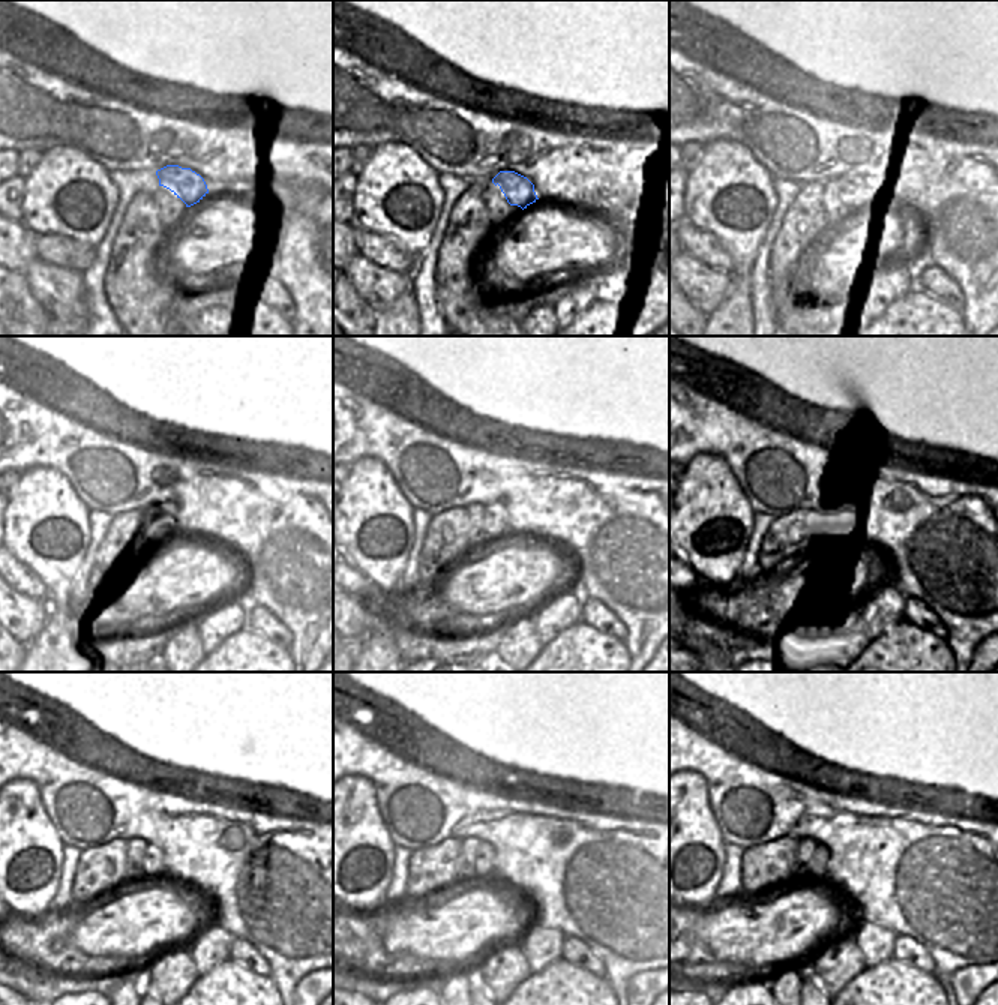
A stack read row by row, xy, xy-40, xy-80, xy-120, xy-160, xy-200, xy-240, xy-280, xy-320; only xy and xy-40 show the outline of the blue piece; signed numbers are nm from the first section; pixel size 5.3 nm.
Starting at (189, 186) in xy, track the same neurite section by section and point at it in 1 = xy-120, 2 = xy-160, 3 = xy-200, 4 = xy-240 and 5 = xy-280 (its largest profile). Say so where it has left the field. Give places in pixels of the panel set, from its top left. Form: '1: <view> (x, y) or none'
1: xy-120 (179, 533)
2: xy-160 (494, 515)
3: xy-200 (829, 528)
4: xy-240 (152, 863)
5: xy-280 (483, 864)

